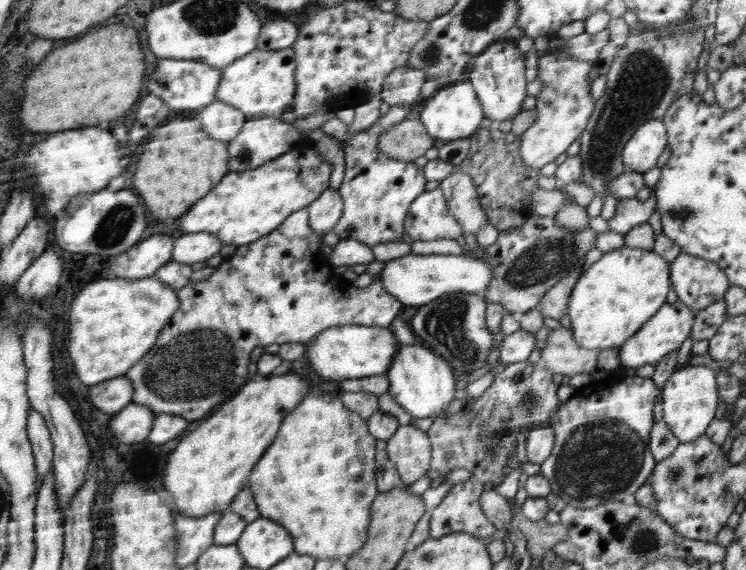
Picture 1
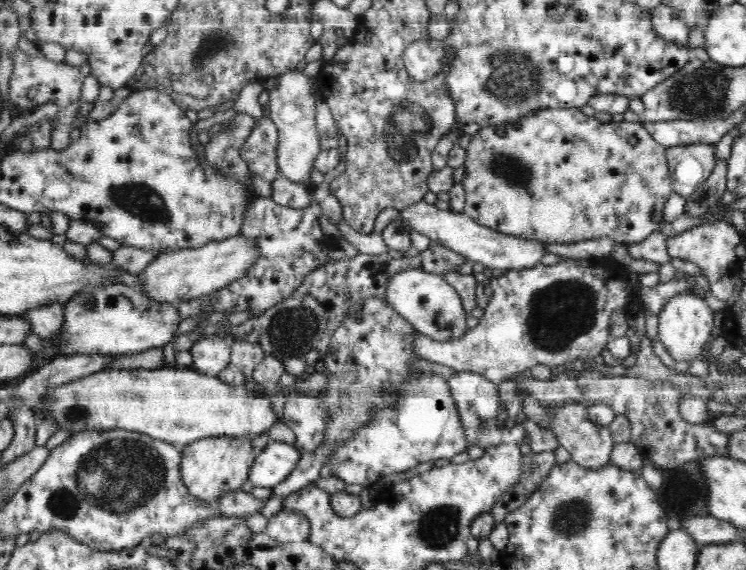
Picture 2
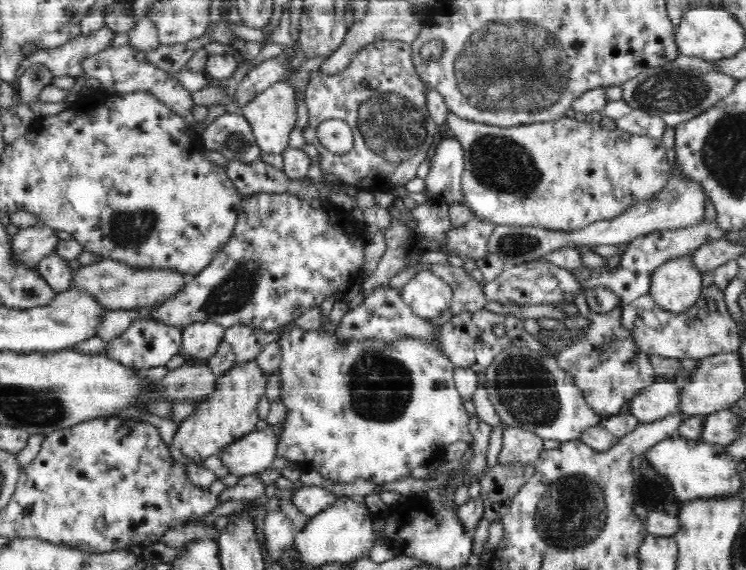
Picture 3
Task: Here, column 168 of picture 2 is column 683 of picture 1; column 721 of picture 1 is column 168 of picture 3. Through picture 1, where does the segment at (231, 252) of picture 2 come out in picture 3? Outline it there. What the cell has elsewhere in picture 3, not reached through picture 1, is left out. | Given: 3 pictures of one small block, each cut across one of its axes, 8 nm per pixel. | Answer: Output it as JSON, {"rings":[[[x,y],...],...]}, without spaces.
{"rings":[[[102,259],[94,264],[81,266],[74,270],[74,282],[71,289],[81,288],[93,294],[95,300],[110,310],[126,311],[158,308],[159,305],[173,299],[187,286],[190,276],[174,268],[138,268],[112,259]]]}

